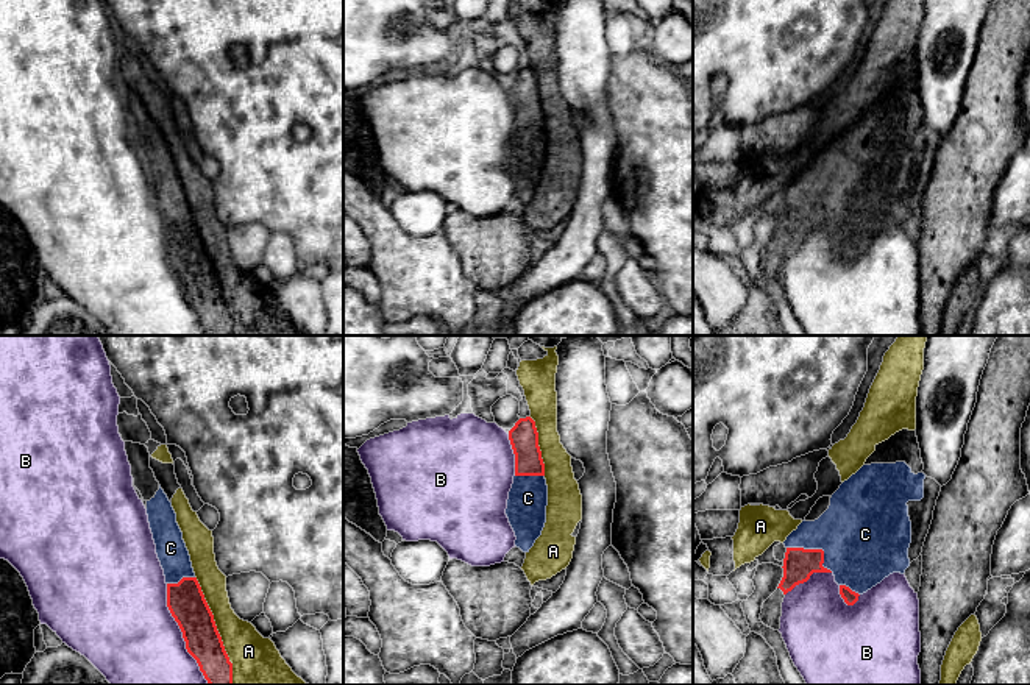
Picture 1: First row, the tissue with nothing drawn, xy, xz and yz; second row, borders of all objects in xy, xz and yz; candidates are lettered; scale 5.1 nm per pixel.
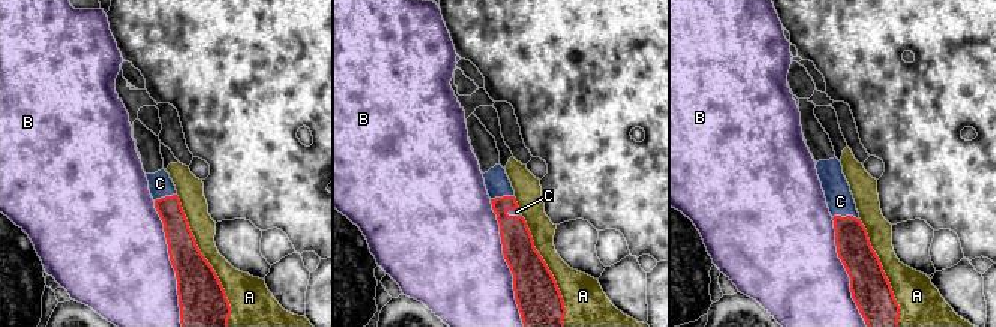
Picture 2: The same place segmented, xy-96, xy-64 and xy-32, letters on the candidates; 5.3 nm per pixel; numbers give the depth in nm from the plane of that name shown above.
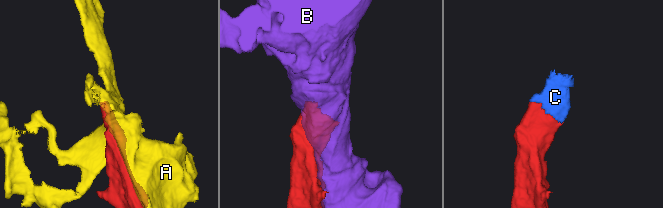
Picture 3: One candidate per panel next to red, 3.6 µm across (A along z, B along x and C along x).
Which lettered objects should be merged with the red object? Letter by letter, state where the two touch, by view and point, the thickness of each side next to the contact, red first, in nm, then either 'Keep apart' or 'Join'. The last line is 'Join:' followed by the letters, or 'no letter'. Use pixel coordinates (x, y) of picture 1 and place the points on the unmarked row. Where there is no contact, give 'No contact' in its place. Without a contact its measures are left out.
A: Touches red at xy (217, 281). Thickness 190 nm (red) against 240 nm. Keep apart
B: Touches red at xy (183, 284). Thickness 190 nm (red) against 460 nm. Keep apart
C: Touches red at yz (816, 200). Thickness 170 nm (red) against 440 nm. Join
Join: C

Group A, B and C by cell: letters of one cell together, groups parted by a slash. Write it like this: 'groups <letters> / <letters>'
groups A / B / C

